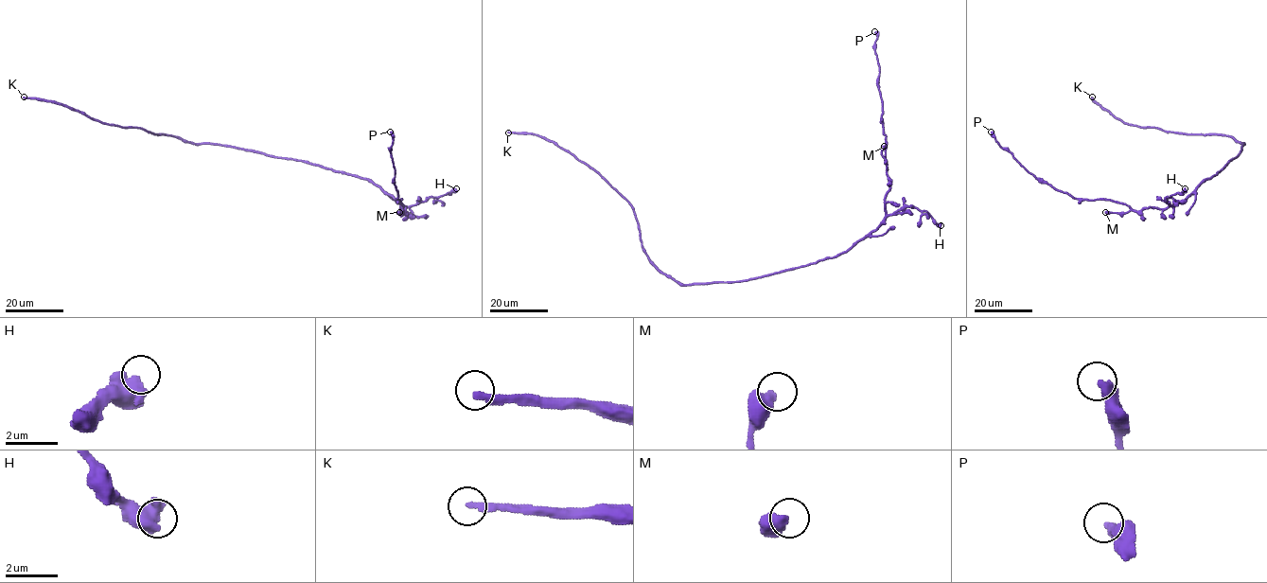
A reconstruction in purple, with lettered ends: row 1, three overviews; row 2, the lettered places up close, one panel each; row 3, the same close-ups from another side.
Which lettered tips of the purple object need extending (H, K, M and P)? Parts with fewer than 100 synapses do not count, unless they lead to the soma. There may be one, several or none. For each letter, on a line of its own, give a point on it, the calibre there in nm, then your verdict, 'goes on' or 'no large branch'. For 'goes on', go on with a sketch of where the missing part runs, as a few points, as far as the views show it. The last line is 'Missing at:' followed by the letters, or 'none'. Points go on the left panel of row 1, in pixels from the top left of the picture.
H: (456, 188) | 480 nm | no large branch
K: (24, 97) | 240 nm | goes on
M: (399, 212) | 550 nm | no large branch
P: (390, 132) | 400 nm | no large branch
Missing at: K

